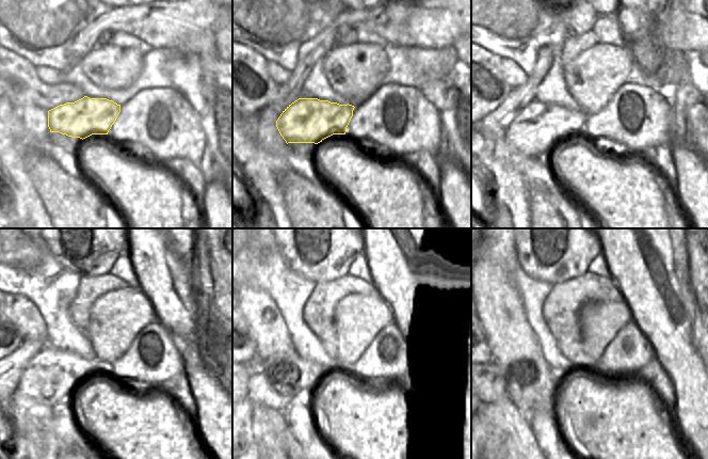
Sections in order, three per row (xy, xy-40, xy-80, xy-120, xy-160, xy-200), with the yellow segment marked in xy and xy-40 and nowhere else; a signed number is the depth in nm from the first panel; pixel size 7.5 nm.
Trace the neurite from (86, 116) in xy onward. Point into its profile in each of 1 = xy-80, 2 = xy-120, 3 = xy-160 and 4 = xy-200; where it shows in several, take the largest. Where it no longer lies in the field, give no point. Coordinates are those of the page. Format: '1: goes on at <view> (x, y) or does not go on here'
1: goes on at xy-80 (538, 126)
2: goes on at xy-120 (50, 377)
3: goes on at xy-160 (275, 388)
4: goes on at xy-200 (493, 379)

